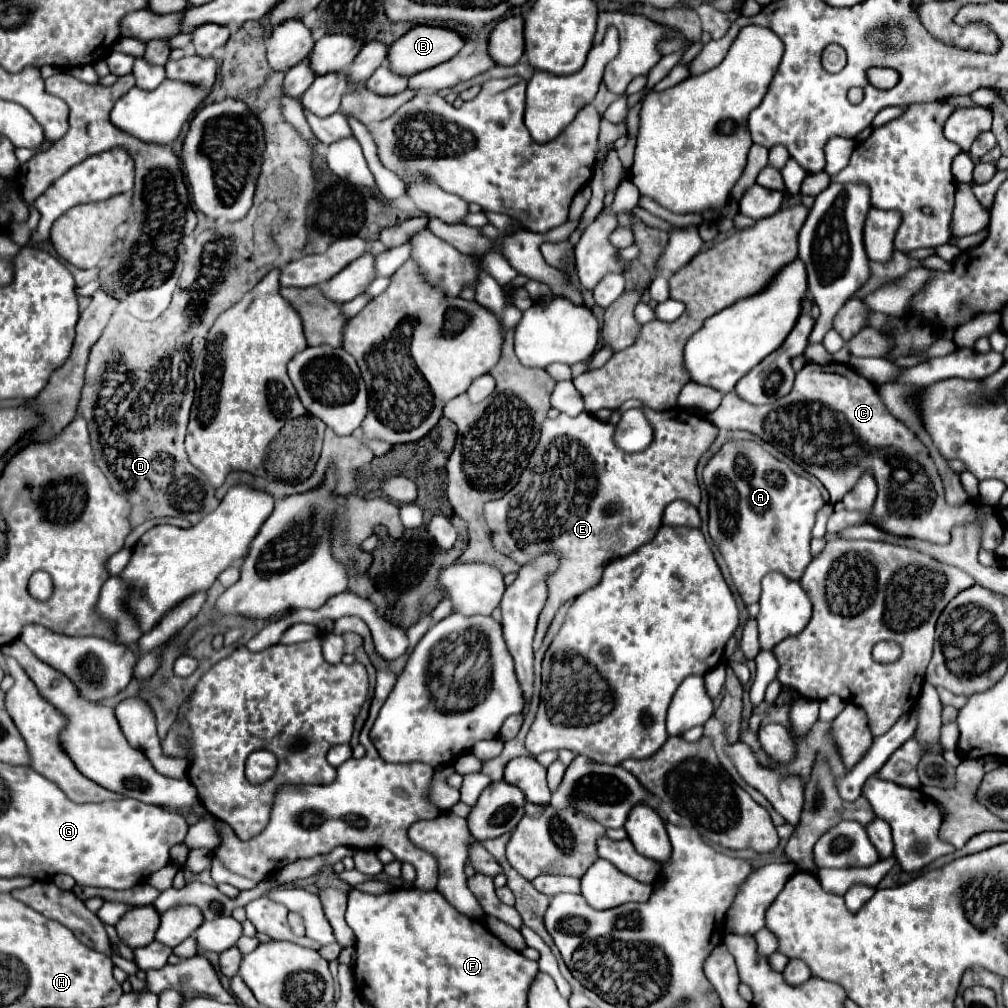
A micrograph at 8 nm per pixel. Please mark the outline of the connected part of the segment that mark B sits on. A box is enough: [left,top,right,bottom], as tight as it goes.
[388,26,464,76]

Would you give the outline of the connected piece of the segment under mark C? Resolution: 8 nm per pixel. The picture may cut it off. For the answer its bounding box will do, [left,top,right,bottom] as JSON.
[708,364,972,542]

